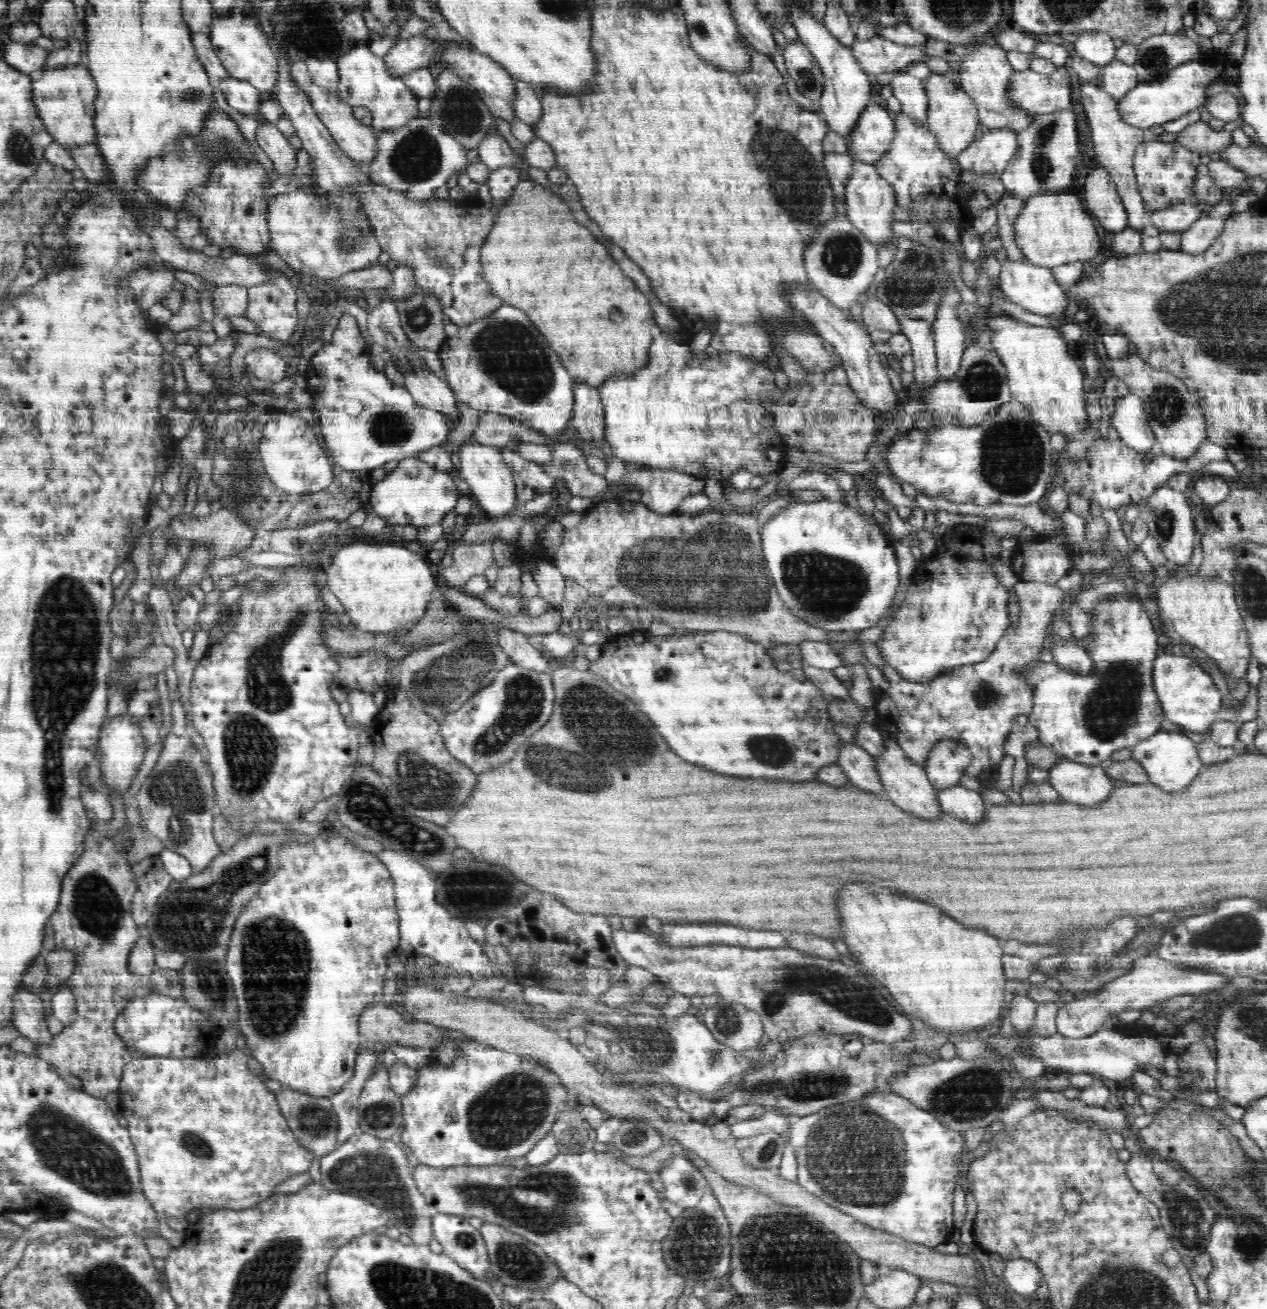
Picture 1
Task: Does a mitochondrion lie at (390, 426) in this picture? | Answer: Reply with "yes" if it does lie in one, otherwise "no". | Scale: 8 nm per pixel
yes

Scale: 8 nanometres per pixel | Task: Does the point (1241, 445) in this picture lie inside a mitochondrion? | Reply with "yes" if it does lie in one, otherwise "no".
no

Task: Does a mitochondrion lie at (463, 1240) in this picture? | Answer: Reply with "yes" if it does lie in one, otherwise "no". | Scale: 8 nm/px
yes

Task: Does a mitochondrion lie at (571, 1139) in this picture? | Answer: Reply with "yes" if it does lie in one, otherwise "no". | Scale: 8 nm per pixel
yes

